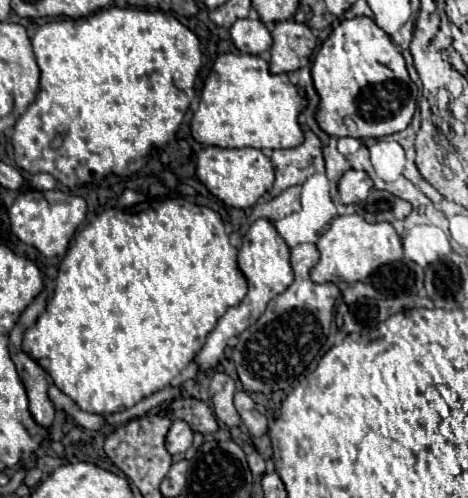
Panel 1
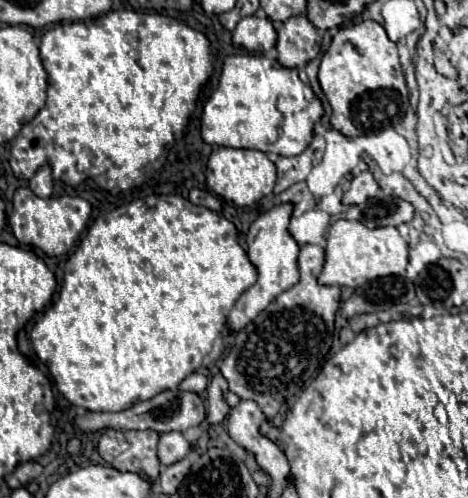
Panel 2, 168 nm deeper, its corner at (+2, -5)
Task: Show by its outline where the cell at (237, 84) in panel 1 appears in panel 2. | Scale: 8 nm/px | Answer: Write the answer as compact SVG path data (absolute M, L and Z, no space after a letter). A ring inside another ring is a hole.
M229 56L223 62L217 90L203 106L201 138L207 144L227 148L253 148L279 156L297 156L313 138L315 102L319 120L323 114L321 100L315 100L313 90L299 80L297 70L283 70L277 60L265 56Z

